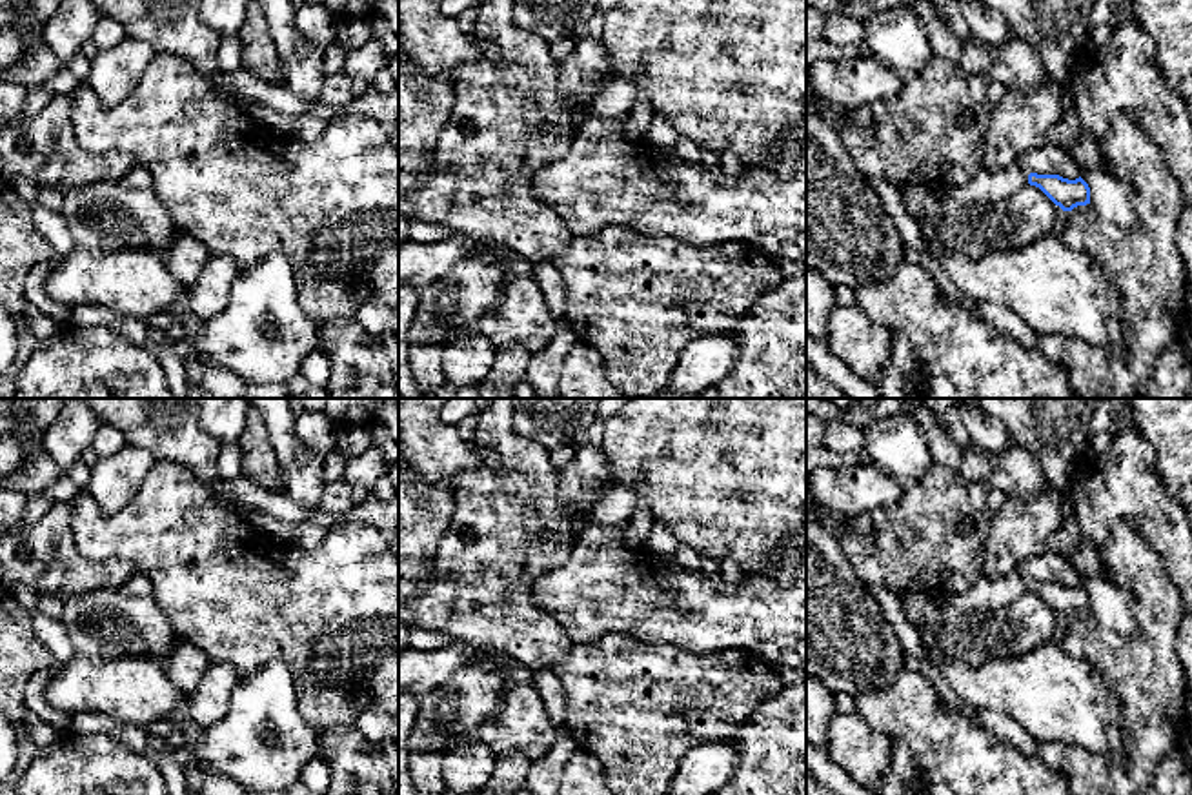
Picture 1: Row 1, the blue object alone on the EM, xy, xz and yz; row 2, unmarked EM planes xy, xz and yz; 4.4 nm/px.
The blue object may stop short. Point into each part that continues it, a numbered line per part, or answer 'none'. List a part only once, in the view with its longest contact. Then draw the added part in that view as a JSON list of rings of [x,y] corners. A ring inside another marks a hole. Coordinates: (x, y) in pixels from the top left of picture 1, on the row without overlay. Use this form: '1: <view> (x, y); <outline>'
1: yz (989, 593); [[[1017,571],[1008,577],[988,579],[983,577],[970,591],[961,595],[948,595],[946,602],[959,613],[975,609],[1005,608],[1028,591],[1028,580]]]

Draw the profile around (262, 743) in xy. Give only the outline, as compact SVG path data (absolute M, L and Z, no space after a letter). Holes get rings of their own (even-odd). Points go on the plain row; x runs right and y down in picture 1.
M271 660L242 679L231 695L229 711L198 737L191 757L240 782L247 793L288 791L300 779L302 766L318 755L318 733L302 719L289 669Z

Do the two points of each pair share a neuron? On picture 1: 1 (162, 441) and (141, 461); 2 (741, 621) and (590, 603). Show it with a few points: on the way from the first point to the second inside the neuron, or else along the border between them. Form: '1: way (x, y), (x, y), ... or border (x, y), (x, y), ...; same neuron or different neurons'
1: border (128, 444), (146, 448), (157, 459); different neurons
2: way (703, 615), (690, 606), (628, 603); same neuron

